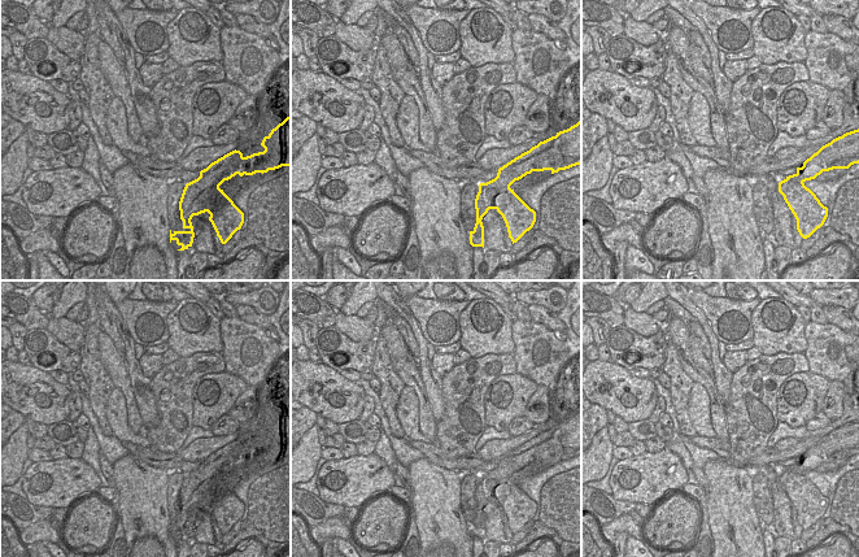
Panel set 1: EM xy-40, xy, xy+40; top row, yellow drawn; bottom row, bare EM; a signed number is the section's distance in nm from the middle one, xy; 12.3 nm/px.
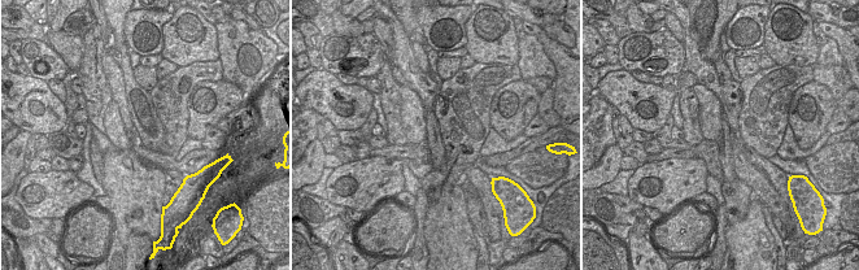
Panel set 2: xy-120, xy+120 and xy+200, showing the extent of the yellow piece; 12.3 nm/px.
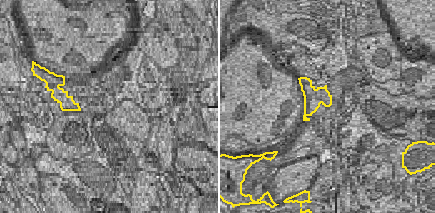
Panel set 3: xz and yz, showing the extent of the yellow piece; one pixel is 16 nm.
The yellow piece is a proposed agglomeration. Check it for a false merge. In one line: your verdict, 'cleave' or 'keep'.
cleave

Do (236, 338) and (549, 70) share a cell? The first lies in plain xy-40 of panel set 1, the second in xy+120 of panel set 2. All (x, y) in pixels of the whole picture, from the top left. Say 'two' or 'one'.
one

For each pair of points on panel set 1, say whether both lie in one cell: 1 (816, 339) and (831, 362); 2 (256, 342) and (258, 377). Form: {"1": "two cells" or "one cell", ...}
{"1": "one cell", "2": "one cell"}

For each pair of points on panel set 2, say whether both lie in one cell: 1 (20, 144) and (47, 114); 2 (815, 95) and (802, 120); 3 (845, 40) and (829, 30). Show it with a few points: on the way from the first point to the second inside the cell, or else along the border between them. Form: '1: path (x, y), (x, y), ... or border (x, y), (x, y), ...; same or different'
1: border (21, 130), (33, 134); different
2: path (814, 101), (809, 113); same
3: path (841, 36), (833, 31); same

